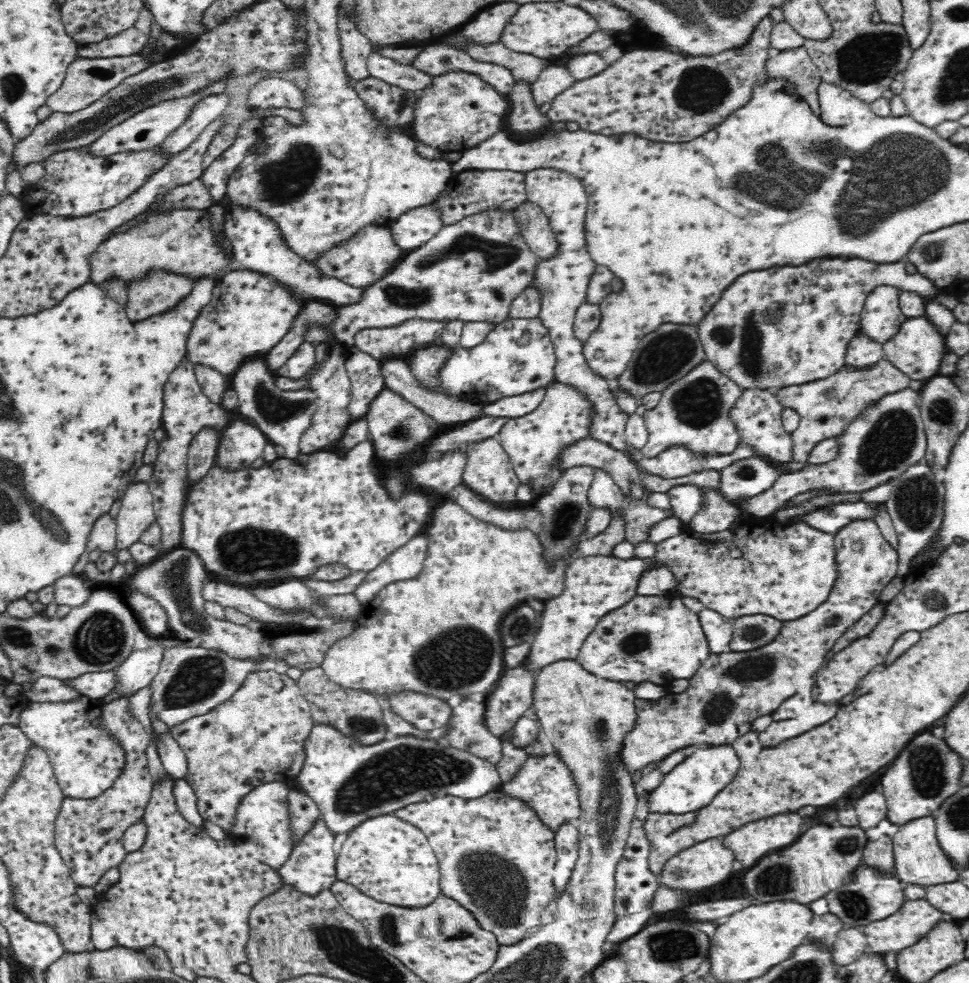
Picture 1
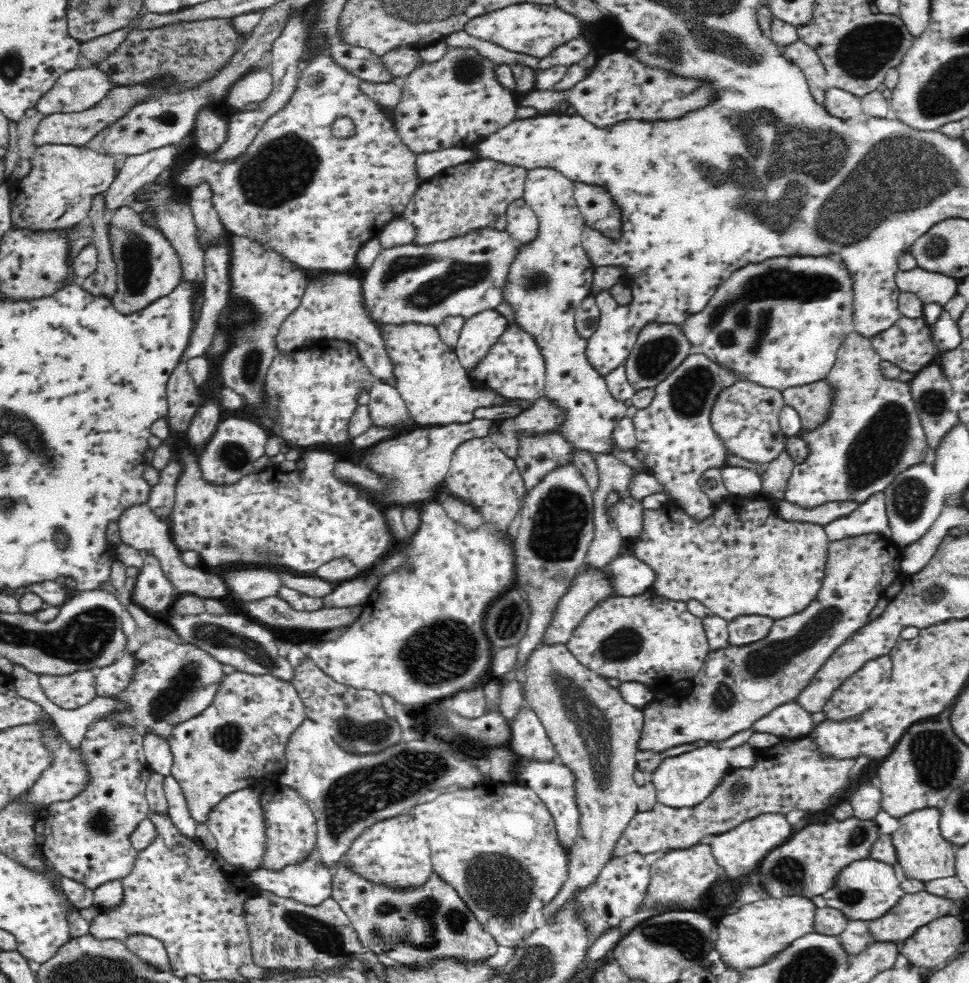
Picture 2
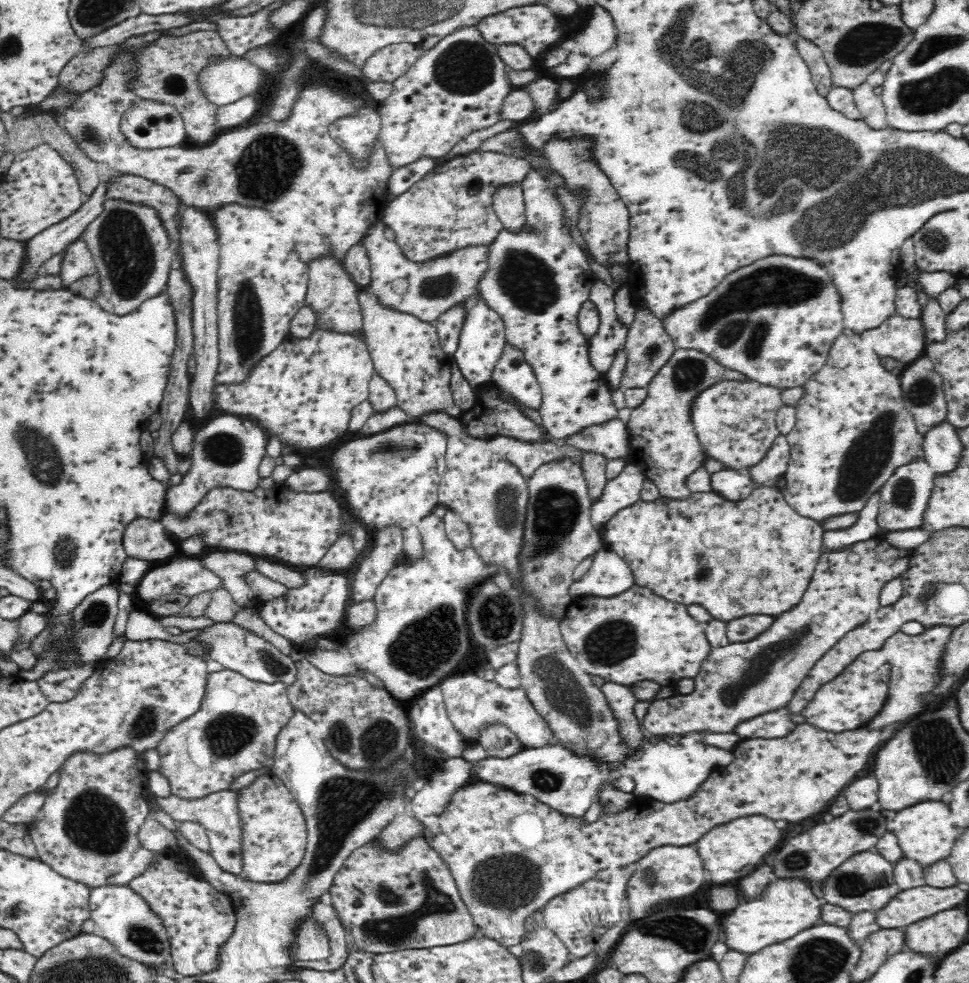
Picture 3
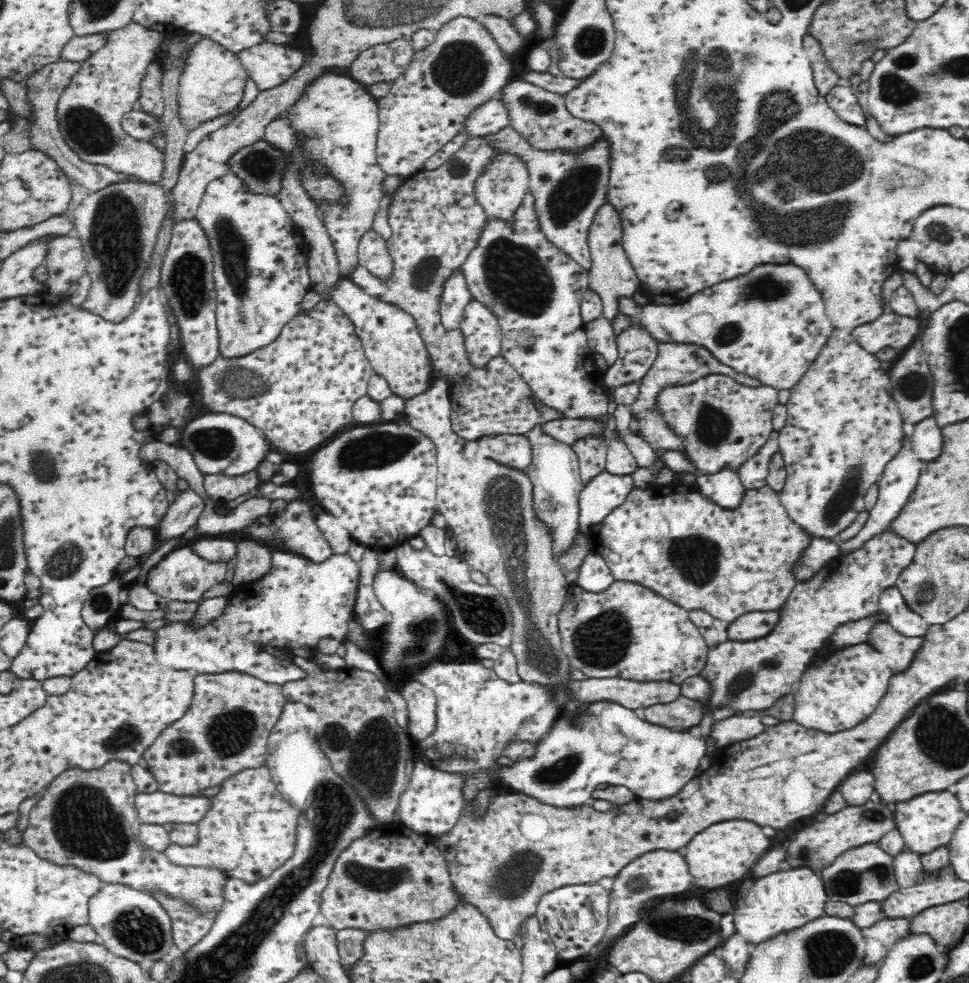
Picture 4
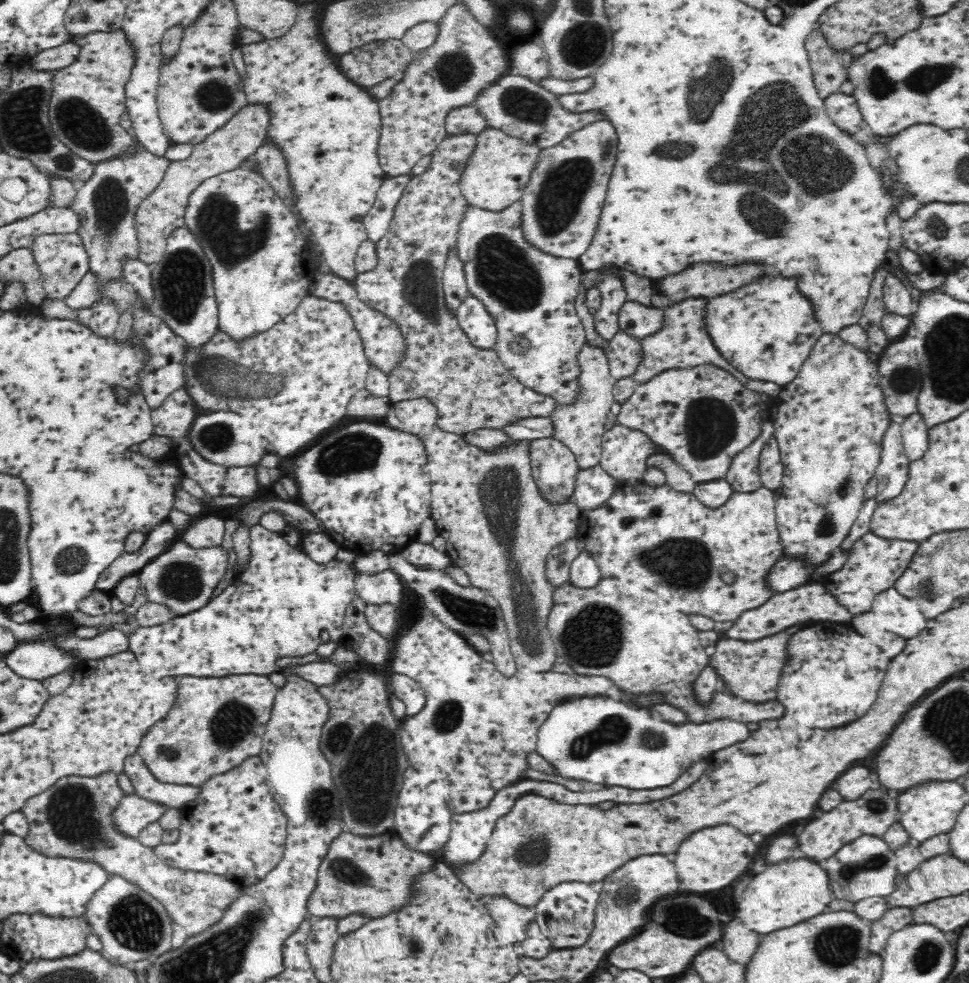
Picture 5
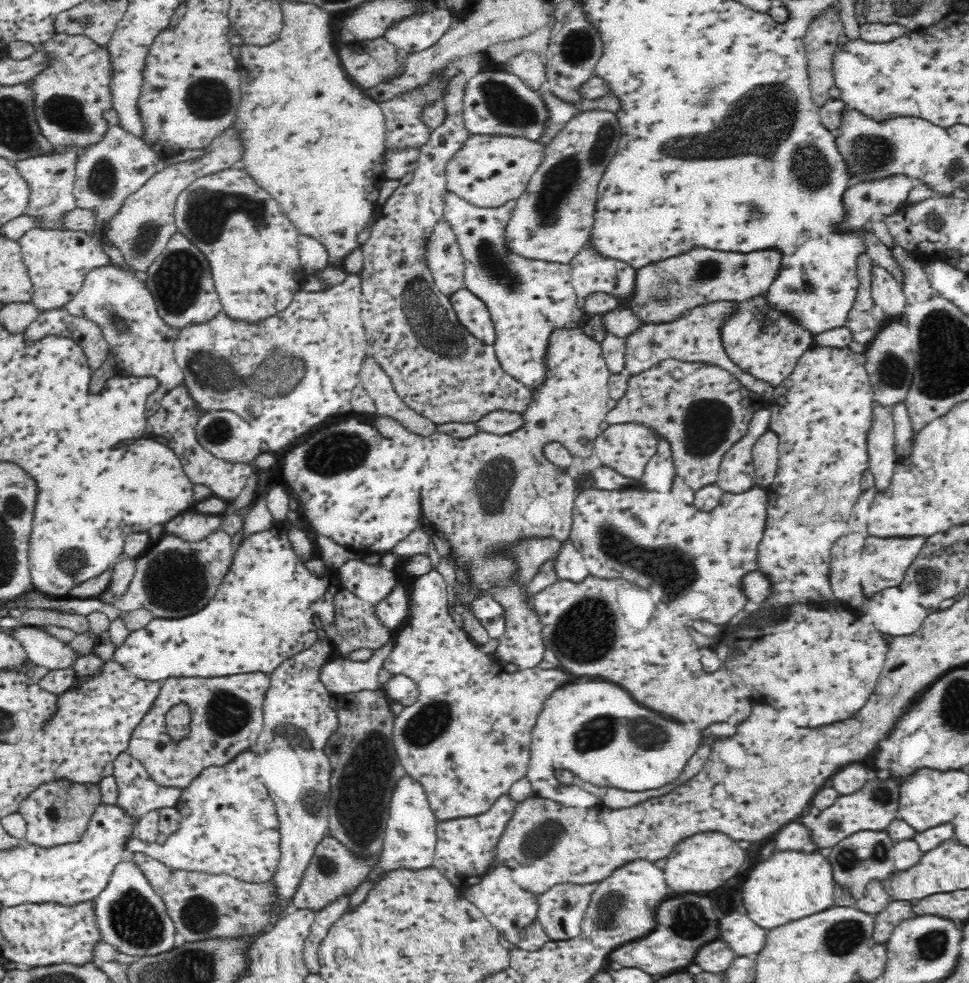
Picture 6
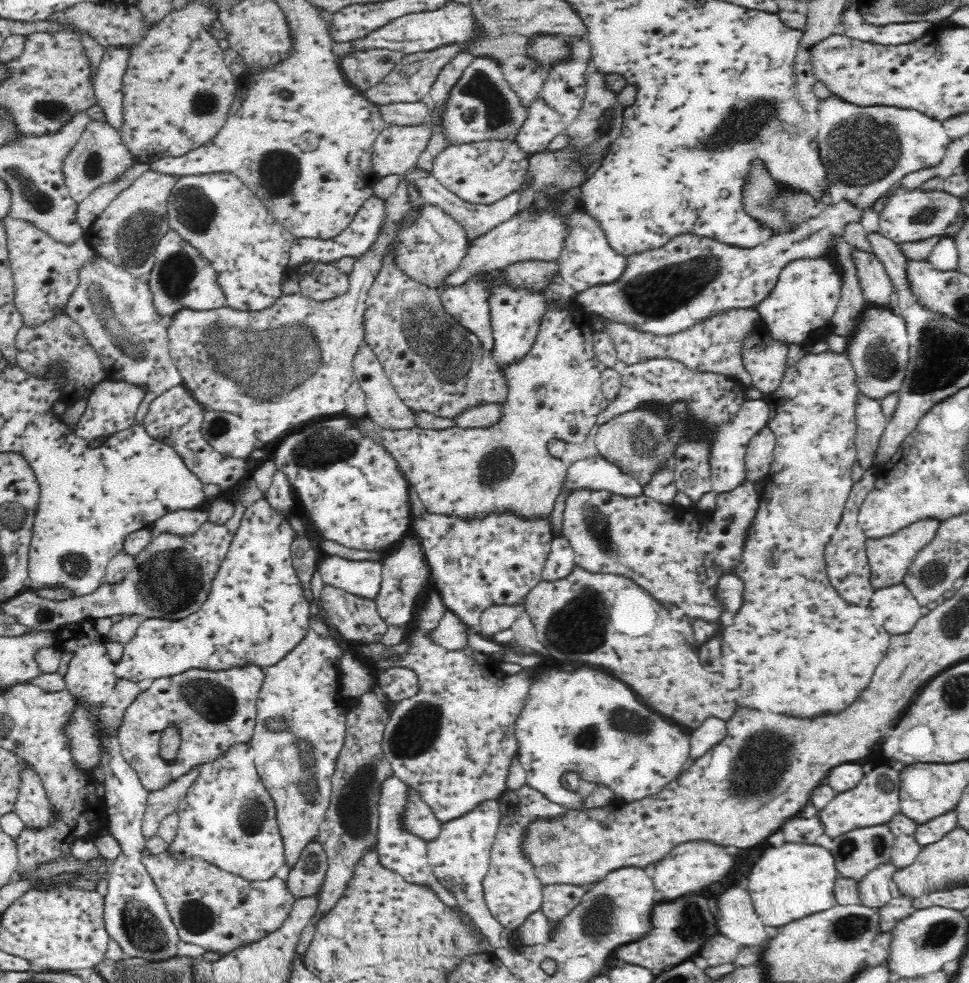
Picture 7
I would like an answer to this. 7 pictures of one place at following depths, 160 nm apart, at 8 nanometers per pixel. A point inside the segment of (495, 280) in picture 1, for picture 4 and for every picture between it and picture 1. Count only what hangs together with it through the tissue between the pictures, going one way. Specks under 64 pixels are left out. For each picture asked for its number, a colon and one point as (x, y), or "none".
2: (462, 276)
3: (427, 290)
4: (373, 254)

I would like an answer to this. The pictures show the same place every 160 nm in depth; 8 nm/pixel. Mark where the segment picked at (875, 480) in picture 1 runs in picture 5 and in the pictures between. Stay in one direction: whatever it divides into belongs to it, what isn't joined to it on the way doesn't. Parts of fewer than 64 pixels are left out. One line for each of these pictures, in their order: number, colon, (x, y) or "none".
2: (873, 432)
3: (852, 430)
4: (842, 426)
5: (830, 417)

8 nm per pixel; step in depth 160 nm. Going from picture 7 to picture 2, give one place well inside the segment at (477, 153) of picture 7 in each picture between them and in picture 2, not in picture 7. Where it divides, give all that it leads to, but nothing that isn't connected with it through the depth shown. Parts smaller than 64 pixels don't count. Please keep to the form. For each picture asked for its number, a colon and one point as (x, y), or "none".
2: (521, 223)
3: (507, 200)
4: (500, 187)
5: (499, 169)
6: (489, 170)

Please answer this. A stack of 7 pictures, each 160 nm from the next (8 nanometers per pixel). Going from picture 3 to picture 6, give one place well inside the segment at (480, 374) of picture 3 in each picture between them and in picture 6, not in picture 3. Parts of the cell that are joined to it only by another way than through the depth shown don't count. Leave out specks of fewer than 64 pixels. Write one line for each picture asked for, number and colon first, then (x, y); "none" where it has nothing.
4: (482, 335)
5: (479, 325)
6: (472, 312)

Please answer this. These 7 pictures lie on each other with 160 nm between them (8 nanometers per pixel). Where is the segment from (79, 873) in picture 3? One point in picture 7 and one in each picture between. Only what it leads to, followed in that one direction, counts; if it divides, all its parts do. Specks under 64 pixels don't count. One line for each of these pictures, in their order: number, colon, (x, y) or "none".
4: (85, 818)
5: (70, 818)
6: (203, 906)
7: (214, 910)

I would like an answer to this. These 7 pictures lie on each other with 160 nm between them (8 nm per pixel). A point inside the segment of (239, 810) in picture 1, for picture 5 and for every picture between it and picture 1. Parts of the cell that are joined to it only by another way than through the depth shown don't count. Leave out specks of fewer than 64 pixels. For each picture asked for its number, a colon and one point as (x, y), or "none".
2: (235, 822)
3: (216, 812)
4: (159, 808)
5: (131, 814)

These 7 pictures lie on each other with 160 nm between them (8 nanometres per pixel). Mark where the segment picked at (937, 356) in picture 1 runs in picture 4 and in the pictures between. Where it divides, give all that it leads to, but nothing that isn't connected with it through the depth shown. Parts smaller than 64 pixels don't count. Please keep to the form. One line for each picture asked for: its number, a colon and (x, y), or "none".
2: (907, 343)
3: (903, 338)
4: (890, 329)

